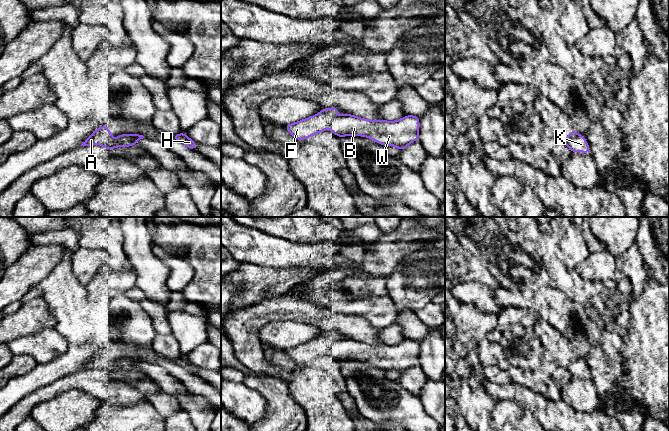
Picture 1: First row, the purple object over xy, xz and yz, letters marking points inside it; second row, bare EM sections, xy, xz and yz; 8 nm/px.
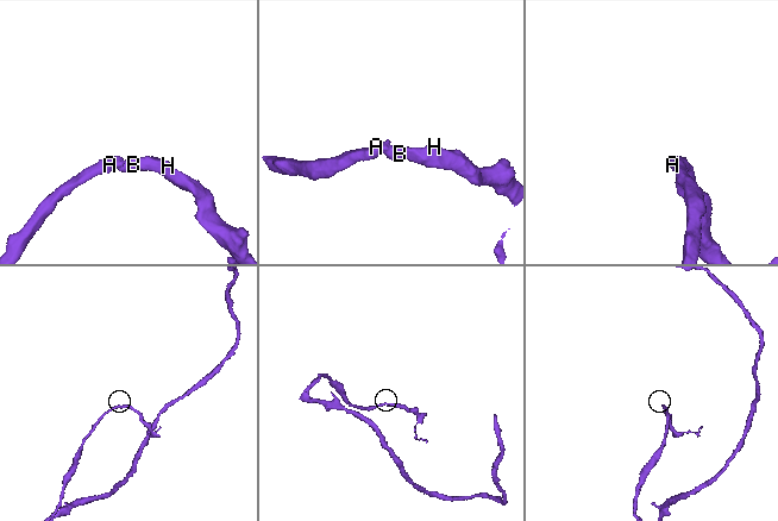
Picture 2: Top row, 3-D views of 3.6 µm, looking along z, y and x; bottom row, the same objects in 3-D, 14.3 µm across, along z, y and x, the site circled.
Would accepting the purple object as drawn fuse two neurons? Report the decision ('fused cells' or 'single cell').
single cell

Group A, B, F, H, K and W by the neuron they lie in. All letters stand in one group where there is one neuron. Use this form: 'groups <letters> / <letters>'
groups A B F H K W

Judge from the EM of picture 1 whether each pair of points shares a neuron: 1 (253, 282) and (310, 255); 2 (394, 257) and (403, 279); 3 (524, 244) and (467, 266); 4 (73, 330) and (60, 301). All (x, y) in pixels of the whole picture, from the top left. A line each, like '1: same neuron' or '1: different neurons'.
1: different neurons
2: different neurons
3: different neurons
4: same neuron

